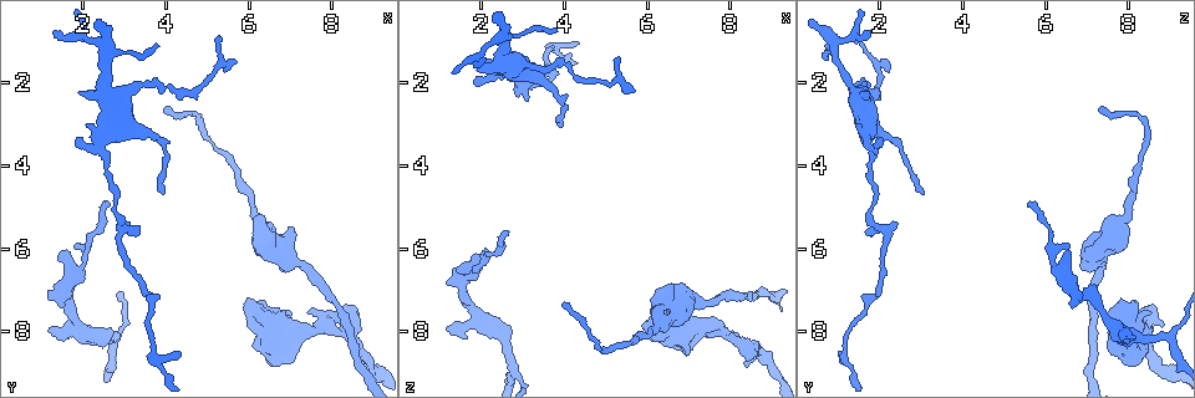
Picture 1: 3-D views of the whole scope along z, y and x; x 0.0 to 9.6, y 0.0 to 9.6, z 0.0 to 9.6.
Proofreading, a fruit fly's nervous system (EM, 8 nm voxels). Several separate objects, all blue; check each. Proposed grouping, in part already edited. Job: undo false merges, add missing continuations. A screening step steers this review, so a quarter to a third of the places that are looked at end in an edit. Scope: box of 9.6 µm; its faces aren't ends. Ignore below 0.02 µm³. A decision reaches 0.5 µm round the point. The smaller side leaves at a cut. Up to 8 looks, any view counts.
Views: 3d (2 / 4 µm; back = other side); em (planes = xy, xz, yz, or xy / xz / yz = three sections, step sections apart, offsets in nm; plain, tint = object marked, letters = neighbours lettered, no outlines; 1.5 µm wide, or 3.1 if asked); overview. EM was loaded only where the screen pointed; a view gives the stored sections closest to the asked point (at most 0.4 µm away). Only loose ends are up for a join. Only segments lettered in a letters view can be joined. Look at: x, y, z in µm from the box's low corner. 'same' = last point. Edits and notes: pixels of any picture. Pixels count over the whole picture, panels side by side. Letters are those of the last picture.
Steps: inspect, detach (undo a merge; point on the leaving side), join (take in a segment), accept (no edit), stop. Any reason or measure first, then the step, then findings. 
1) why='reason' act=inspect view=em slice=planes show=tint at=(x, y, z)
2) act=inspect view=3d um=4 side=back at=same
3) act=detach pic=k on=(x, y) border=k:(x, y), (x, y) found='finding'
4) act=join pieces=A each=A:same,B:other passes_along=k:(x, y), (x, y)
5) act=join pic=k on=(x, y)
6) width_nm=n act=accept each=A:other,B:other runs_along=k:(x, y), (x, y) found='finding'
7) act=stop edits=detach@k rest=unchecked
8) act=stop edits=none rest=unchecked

why='tapers out' act=inspect view=em slice=xy step=4 show=letters at=(5.35, 0.95, 1.40)

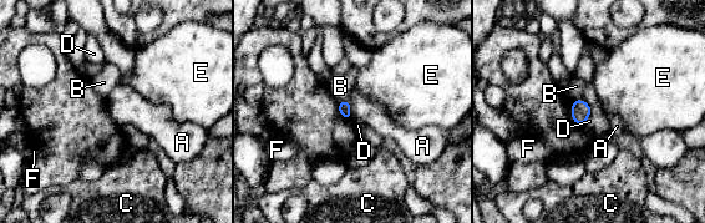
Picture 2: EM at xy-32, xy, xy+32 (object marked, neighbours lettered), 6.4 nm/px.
width_nm=80 act=accept each=A:other,B:other,C:other,D:other,E:other,F:other border=2:(348, 100), (351, 117) found='no lettered segment goes on from it'

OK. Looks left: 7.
why='free end' act=inspect view=3d um=2 at=(3.25, 5.65, 1.65)

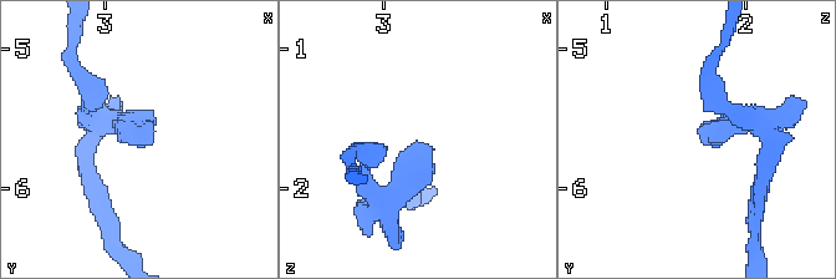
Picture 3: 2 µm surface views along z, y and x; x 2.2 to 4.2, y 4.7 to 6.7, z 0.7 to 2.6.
act=inspect view=em slice=planes show=letters at=(3.26, 5.64, 1.64)

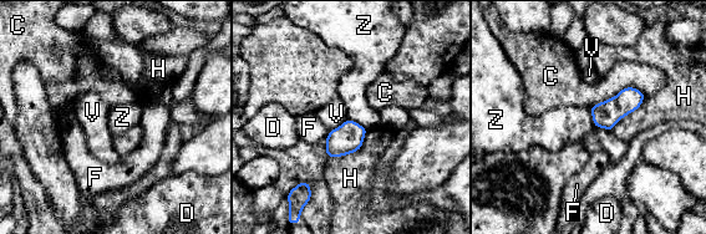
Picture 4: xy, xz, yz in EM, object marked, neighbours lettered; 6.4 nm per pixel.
longest_contact=C:360nm act=accept each=C:other,D:other,F:other,H:other,V:other,Z:other border=4:(348, 117), (367, 128) found='no lettered segment goes on from it'

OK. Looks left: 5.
act=inspect view=3d um=2 at=(4.00, 2.65, 7.40)

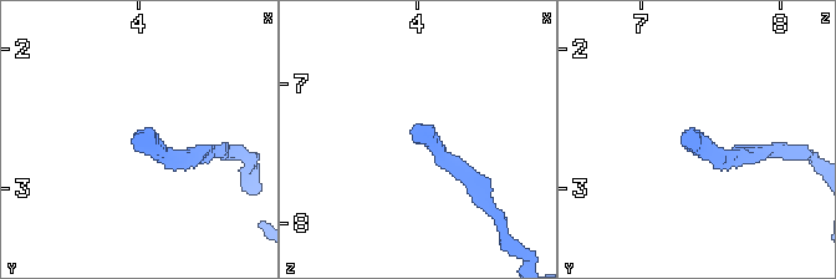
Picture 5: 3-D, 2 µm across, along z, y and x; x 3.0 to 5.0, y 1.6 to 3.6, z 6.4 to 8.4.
why='shape alone is not enough' act=inspect view=em slice=planes show=letters at=(3.96, 2.60, 7.42)

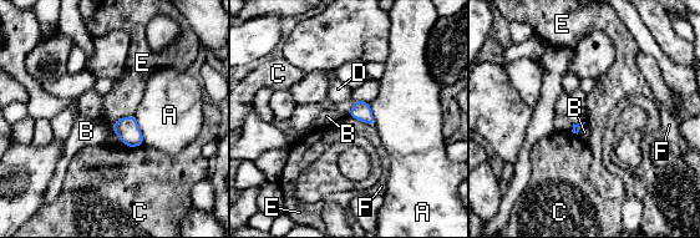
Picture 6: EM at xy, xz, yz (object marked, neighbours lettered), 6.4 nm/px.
act=accept each=A:other,B:other,C:other,D:other,E:other,F:other found='none of them fits'

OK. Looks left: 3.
act=stop edits=none rest=unchecked

